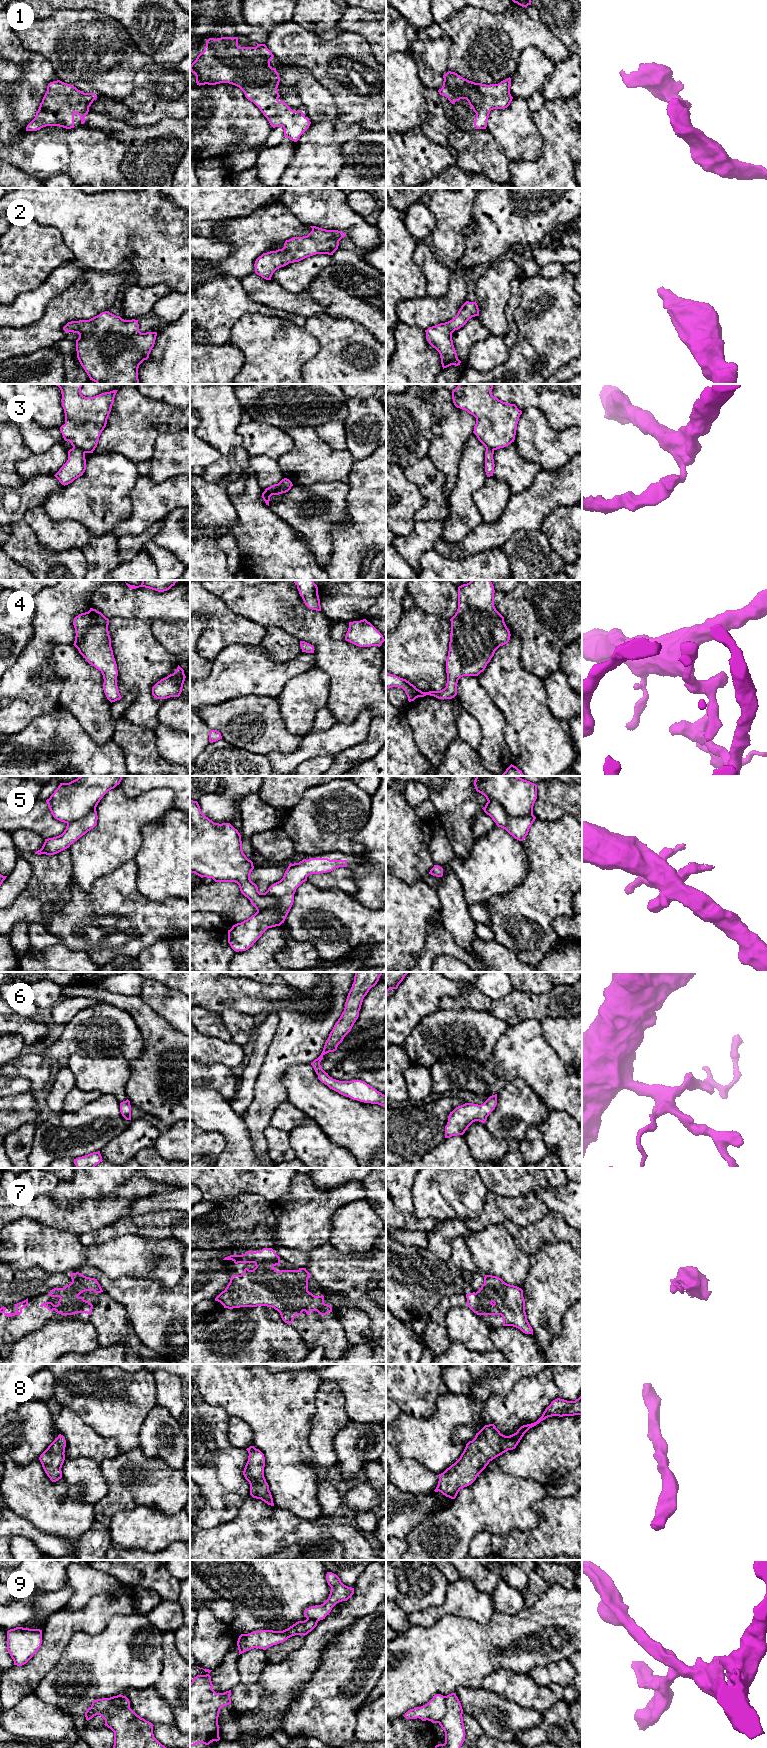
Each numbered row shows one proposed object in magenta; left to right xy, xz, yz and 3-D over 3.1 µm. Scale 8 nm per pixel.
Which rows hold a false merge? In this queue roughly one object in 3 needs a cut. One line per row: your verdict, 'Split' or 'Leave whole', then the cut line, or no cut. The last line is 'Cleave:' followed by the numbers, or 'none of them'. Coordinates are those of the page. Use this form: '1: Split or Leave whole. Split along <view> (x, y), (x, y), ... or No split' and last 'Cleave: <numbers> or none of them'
1: Leave whole. No split
2: Leave whole. No split
3: Split. Split along xz (277, 484), (273, 491), (265, 491)
4: Leave whole. No split
5: Split. Split along yz (488, 800), (497, 802), (511, 816), (532, 815)
6: Leave whole. No split
7: Leave whole. No split
8: Leave whole. No split
9: Split. Split along xy (129, 1706), (117, 1708), (105, 1721)
Cleave: 3, 5, 9

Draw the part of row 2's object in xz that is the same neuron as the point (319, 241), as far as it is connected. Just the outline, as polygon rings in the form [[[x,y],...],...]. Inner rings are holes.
[[[310,227],[312,231],[307,236],[293,237],[285,241],[282,249],[259,256],[254,264],[255,273],[266,280],[271,280],[277,269],[289,263],[299,262],[316,254],[333,255],[338,249],[339,241],[347,236],[338,230]]]

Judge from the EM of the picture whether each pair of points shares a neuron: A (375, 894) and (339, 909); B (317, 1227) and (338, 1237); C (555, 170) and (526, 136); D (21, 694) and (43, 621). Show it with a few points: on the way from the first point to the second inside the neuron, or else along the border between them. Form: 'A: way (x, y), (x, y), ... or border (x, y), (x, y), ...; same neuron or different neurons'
A: border (351, 896), (363, 905), (375, 909); different neurons
B: border (336, 1210), (332, 1216), (330, 1239), (328, 1242); different neurons
C: border (539, 130), (542, 153), (534, 160), (519, 160); different neurons
D: way (21, 676), (25, 668), (37, 656), (43, 639); same neuron

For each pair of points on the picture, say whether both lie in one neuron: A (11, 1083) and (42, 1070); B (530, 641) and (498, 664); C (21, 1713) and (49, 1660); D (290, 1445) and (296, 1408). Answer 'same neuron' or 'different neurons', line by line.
A: different neurons
B: different neurons
C: different neurons
D: same neuron

